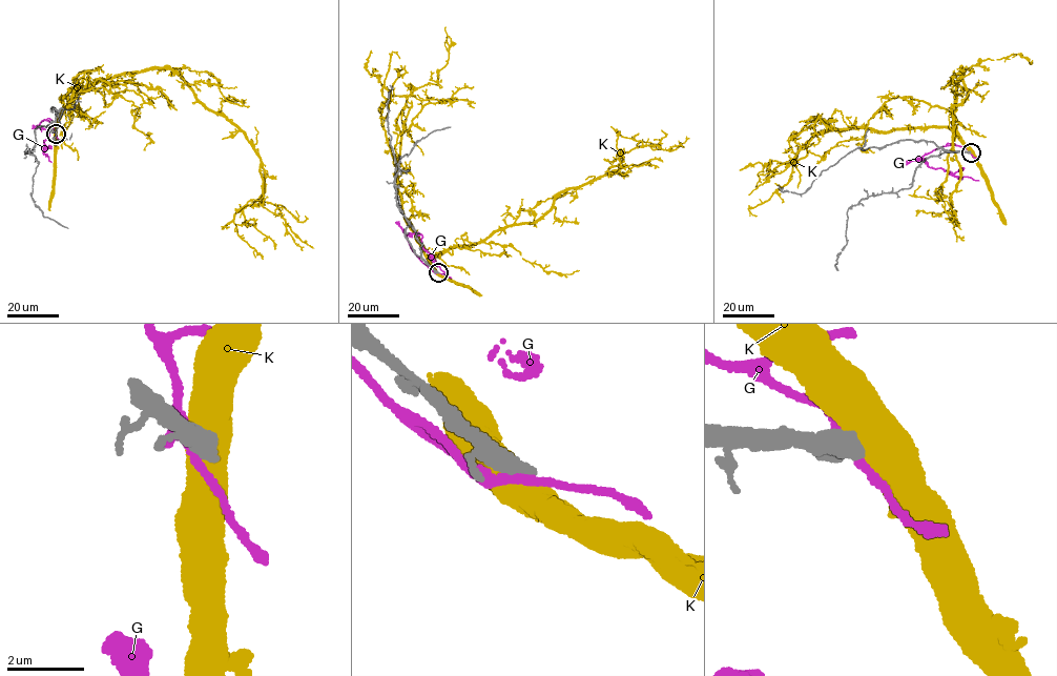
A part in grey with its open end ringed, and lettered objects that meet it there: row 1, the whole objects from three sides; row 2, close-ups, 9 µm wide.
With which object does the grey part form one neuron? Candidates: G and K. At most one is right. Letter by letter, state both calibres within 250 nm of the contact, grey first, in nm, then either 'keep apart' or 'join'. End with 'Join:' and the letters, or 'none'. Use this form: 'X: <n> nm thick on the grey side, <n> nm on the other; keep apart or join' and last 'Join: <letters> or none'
G: 440 nm thick on the grey side, 320 nm on the other; keep apart
K: 550 nm thick on the grey side, 800 nm on the other; keep apart
Join: none

